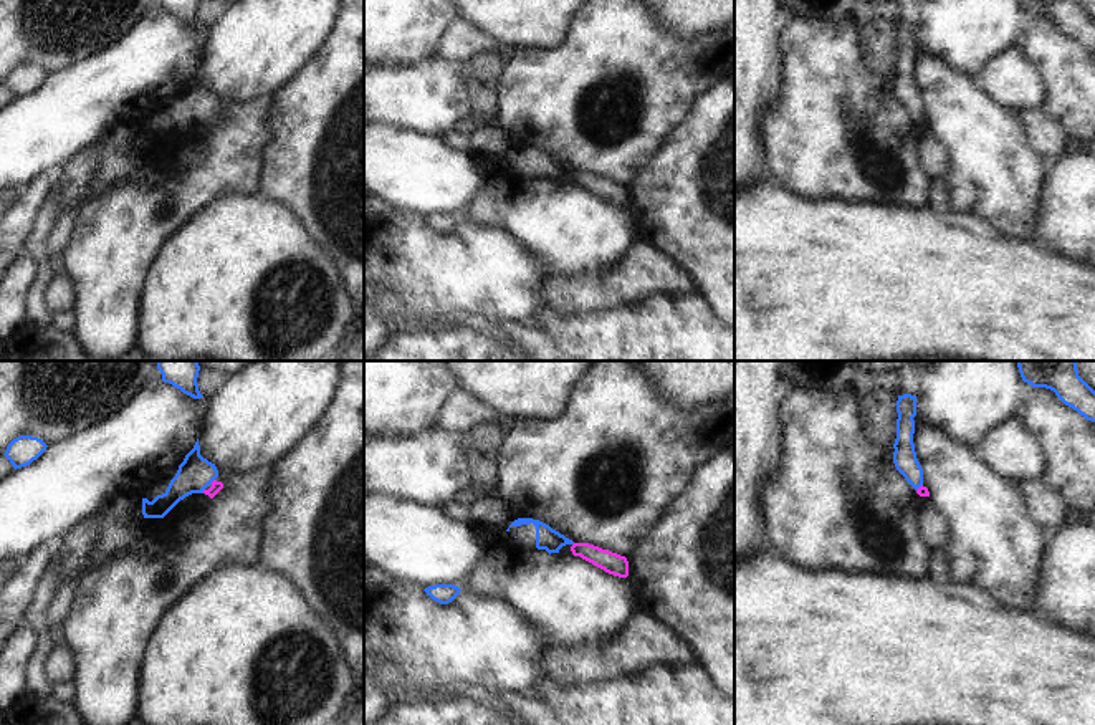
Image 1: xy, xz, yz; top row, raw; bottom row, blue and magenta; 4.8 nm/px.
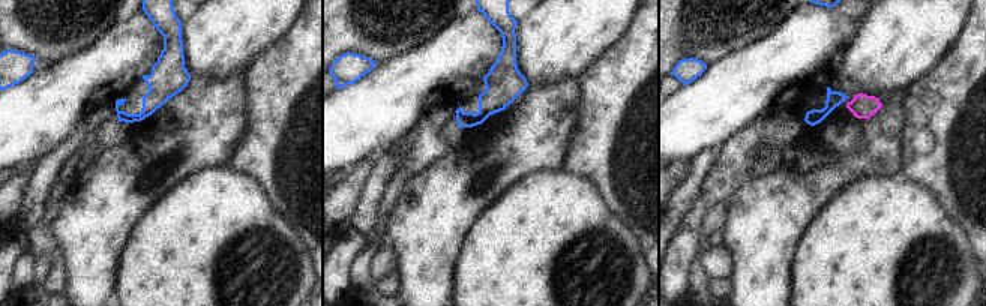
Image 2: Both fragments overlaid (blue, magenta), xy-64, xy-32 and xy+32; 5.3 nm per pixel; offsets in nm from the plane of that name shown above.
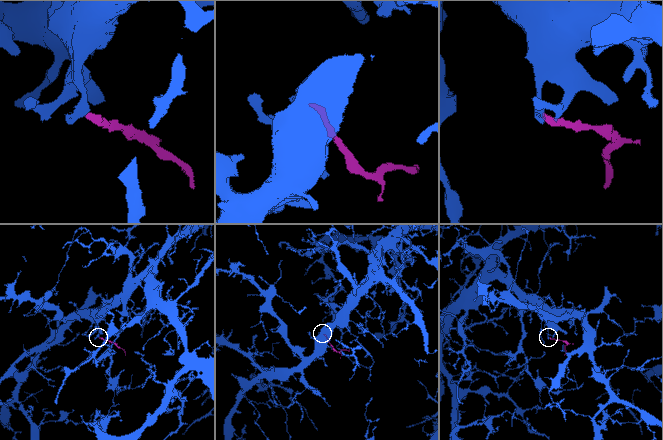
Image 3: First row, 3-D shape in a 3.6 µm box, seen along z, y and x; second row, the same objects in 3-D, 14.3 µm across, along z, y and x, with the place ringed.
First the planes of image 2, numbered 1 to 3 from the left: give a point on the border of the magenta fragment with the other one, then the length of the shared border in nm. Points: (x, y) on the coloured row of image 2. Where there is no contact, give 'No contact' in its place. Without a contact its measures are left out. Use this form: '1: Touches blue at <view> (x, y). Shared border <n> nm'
1: No contact
2: No contact
3: No contact

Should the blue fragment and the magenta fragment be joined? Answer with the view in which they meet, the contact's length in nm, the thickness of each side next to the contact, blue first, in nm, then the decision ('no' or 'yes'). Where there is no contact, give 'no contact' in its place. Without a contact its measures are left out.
xy | 30 nm | 170/50 nm | yes

